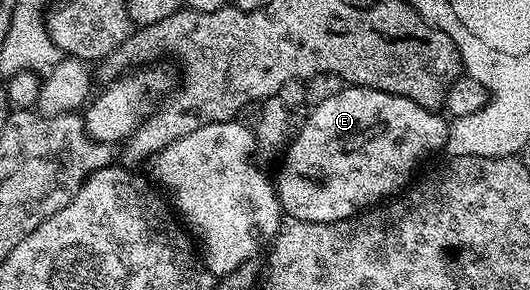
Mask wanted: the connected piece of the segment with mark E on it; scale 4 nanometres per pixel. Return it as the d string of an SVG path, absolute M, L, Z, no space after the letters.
M351 85L330 100L313 106L306 125L302 125L302 133L287 144L282 156L284 168L274 179L283 214L298 223L342 221L405 190L417 174L416 166L447 144L449 124L441 115L406 97Z

